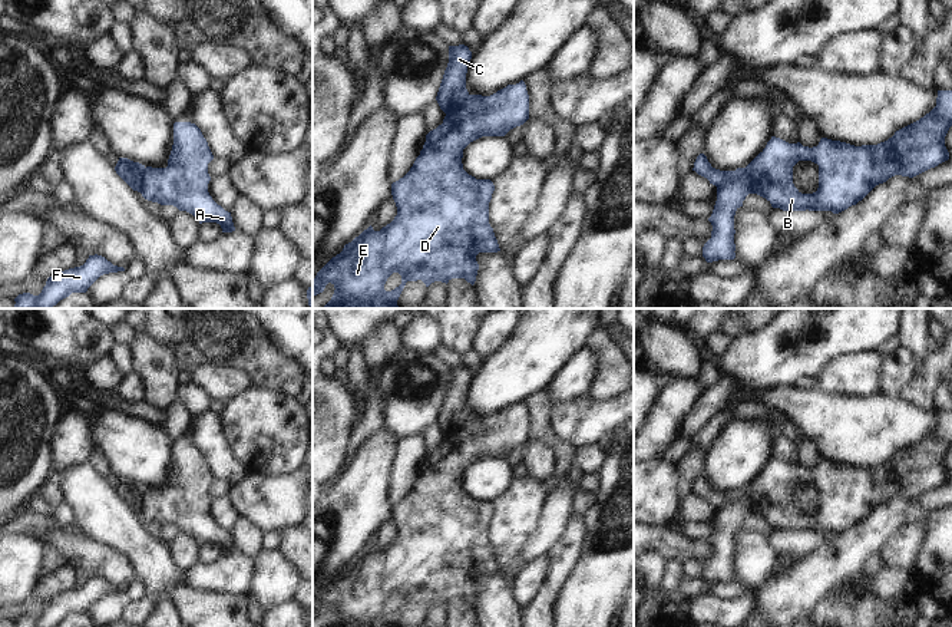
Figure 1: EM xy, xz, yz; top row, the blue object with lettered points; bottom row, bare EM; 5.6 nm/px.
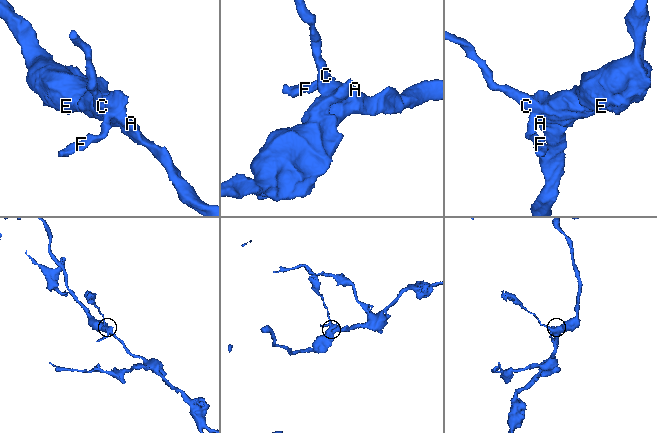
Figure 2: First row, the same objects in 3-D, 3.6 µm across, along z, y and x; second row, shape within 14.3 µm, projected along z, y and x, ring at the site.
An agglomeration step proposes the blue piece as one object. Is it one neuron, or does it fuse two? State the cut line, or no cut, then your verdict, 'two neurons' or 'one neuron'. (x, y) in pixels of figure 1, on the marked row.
cut in yz along (744, 168), (717, 188); two neurons

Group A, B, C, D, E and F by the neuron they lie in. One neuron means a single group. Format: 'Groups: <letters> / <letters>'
Groups: A B D E F / C.

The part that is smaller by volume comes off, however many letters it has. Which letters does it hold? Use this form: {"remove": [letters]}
{"remove": ["C"]}

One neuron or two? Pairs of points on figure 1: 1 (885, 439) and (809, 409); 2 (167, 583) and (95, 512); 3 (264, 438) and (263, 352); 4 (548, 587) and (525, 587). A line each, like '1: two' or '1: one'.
1: one
2: one
3: two
4: two

